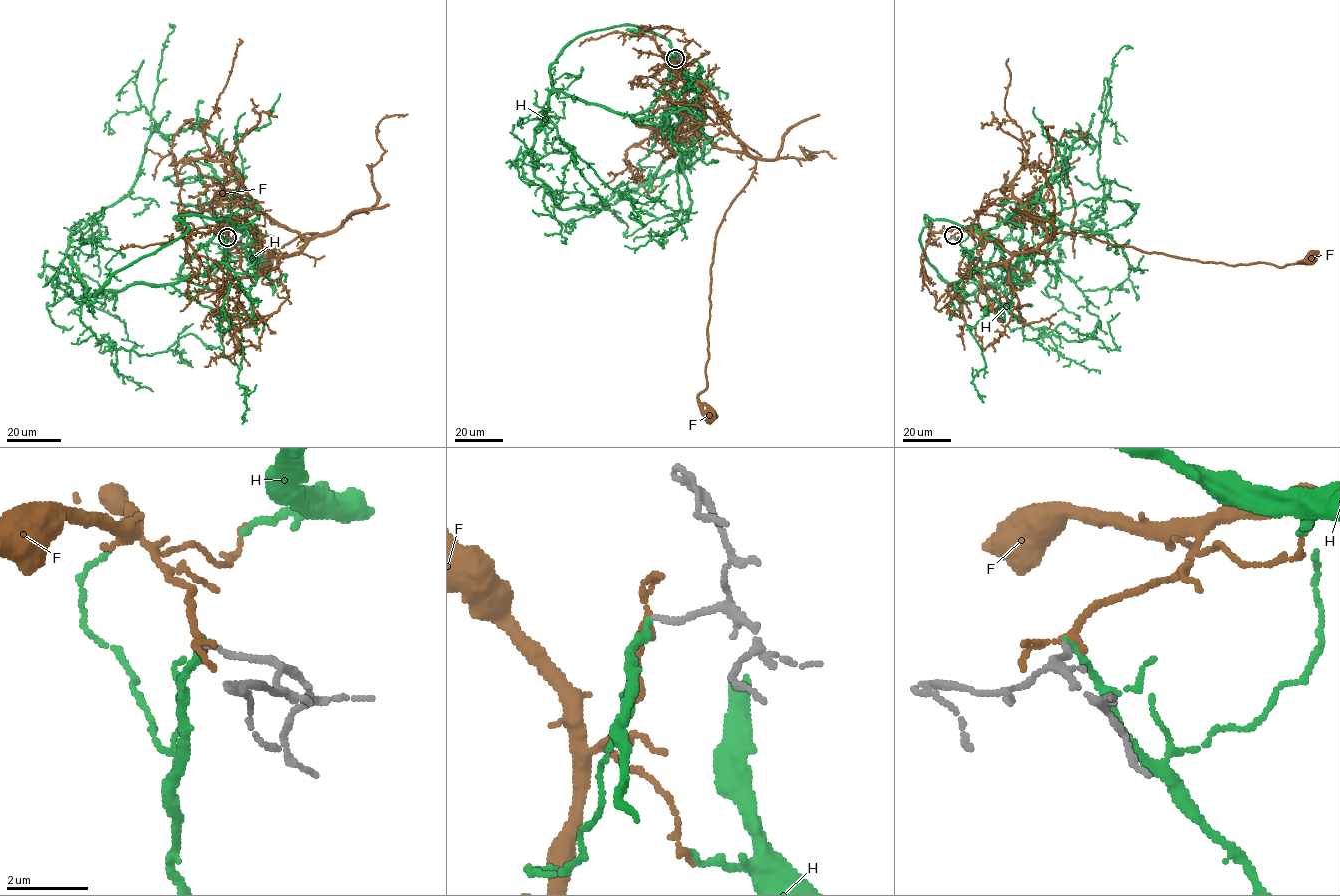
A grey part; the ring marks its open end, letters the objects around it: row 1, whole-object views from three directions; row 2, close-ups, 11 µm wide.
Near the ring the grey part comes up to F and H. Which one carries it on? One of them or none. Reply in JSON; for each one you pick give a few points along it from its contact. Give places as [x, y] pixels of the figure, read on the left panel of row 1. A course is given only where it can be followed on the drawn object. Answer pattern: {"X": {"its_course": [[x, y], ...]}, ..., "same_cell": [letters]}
{"F": {"its_course": [[227, 237], [223, 225], [277, 257], [318, 234], [273, 249], [263, 272], [254, 269], [266, 262]]}, "same_cell": ["F"]}

